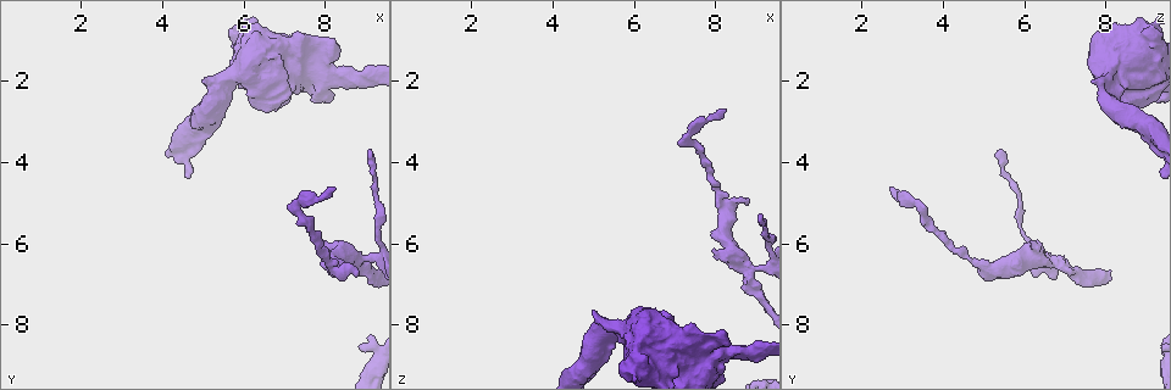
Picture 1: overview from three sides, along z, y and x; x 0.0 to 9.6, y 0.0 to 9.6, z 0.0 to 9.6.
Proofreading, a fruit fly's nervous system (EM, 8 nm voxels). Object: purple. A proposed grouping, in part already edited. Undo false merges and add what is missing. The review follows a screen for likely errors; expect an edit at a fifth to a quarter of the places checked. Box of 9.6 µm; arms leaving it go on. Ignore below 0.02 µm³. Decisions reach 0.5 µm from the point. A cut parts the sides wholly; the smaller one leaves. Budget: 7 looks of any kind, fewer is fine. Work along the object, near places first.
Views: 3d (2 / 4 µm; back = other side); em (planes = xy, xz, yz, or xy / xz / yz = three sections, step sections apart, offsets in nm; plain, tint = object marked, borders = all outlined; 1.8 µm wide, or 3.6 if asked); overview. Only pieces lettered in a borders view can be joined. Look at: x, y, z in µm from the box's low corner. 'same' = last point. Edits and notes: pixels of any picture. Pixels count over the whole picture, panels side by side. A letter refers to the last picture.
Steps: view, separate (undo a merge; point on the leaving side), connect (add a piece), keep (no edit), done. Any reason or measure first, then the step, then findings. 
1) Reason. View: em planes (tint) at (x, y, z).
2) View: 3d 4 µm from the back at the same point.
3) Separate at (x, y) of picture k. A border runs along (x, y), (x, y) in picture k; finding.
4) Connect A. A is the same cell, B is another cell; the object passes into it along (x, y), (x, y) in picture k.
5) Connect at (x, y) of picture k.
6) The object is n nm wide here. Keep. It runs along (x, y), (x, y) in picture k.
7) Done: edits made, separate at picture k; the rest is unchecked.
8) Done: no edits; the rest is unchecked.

Free end. View: 3d 2 µm at (7.95, 5.90, 6.15).

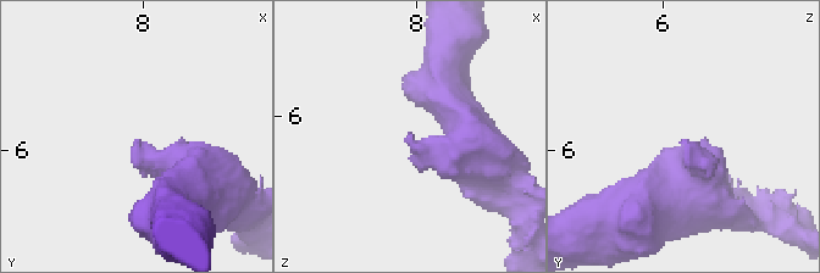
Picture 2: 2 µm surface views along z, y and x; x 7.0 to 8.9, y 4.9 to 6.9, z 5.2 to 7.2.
View: em xz step 16 (borders) at (7.96, 5.92, 6.10).

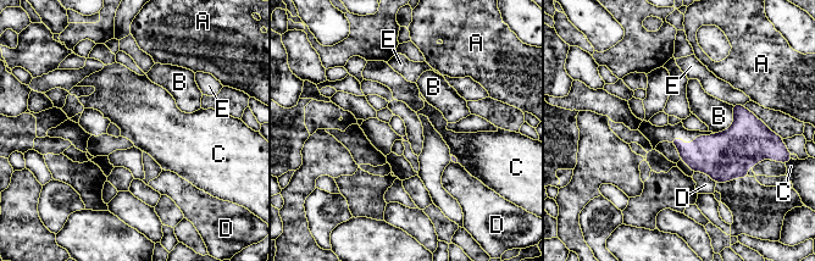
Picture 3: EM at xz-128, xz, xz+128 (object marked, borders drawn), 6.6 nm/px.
Keep. A, B, C, D and E are other cells; a border runs along (732, 105), (733, 122), (716, 133) in picture 3; none of them fits.

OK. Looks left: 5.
Thin end. View: em planes (borders) at (9.10, 3.70, 5.40).

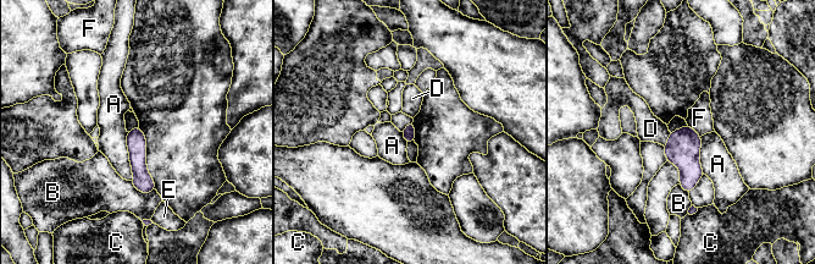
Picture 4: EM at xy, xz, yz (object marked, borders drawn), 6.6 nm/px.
The object is 80 nm wide here. Keep. A, B, C, D, E and F are other cells; no lettered piece goes on from it.

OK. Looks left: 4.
Thick turns thin. View: 3d 4 µm at (5.45, 1.90, 8.05).

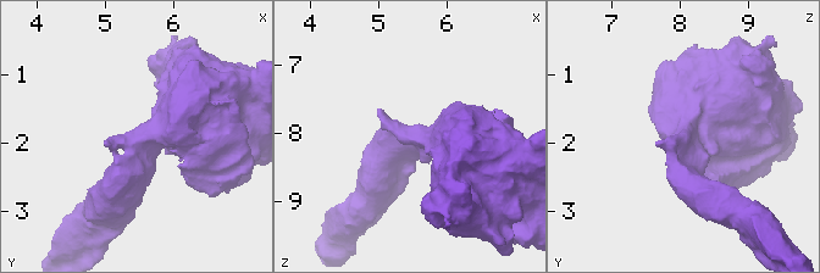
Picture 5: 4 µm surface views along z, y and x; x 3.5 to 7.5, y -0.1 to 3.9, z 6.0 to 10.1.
View: em 3.6 µm planes (tint) at (5.50, 1.95, 8.05).

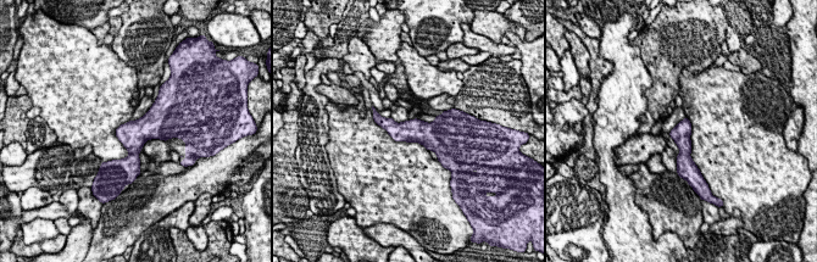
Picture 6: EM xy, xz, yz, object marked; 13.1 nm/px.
See the neighbours. View: em 3.6 µm planes (borders) at the same point.

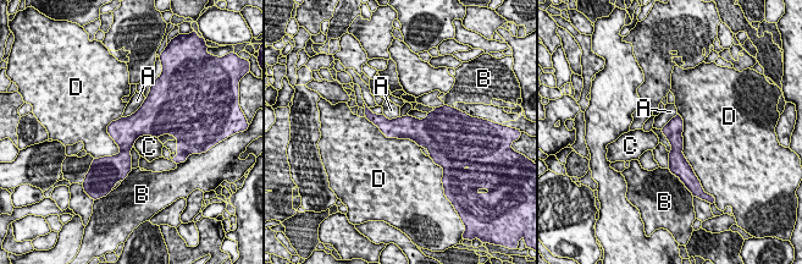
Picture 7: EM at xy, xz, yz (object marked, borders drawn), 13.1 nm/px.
The longest contact is with D, 650 nm. Keep. A, B, C and D are other cells; a border runs along (121, 116), (120, 150), (97, 159) in picture 7; all the same neuron.

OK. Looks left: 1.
Done: no edits; the rest is unchecked.

